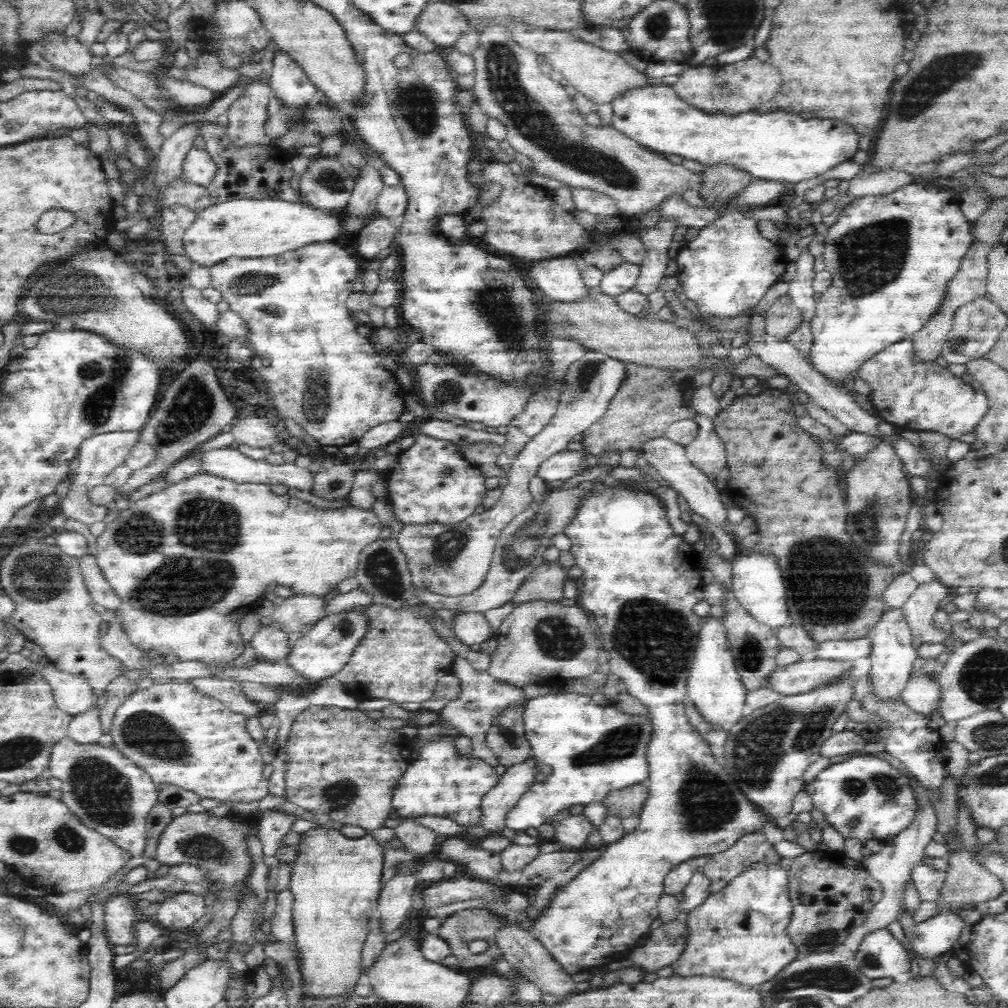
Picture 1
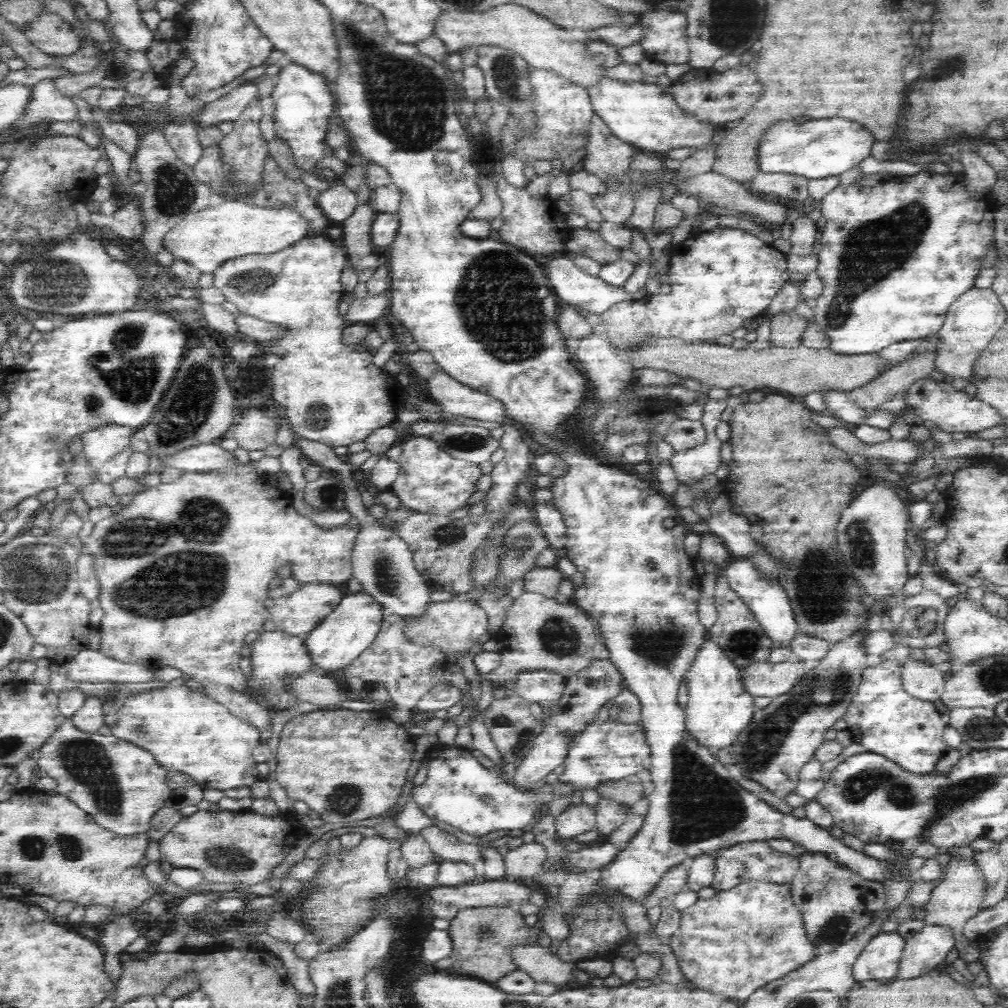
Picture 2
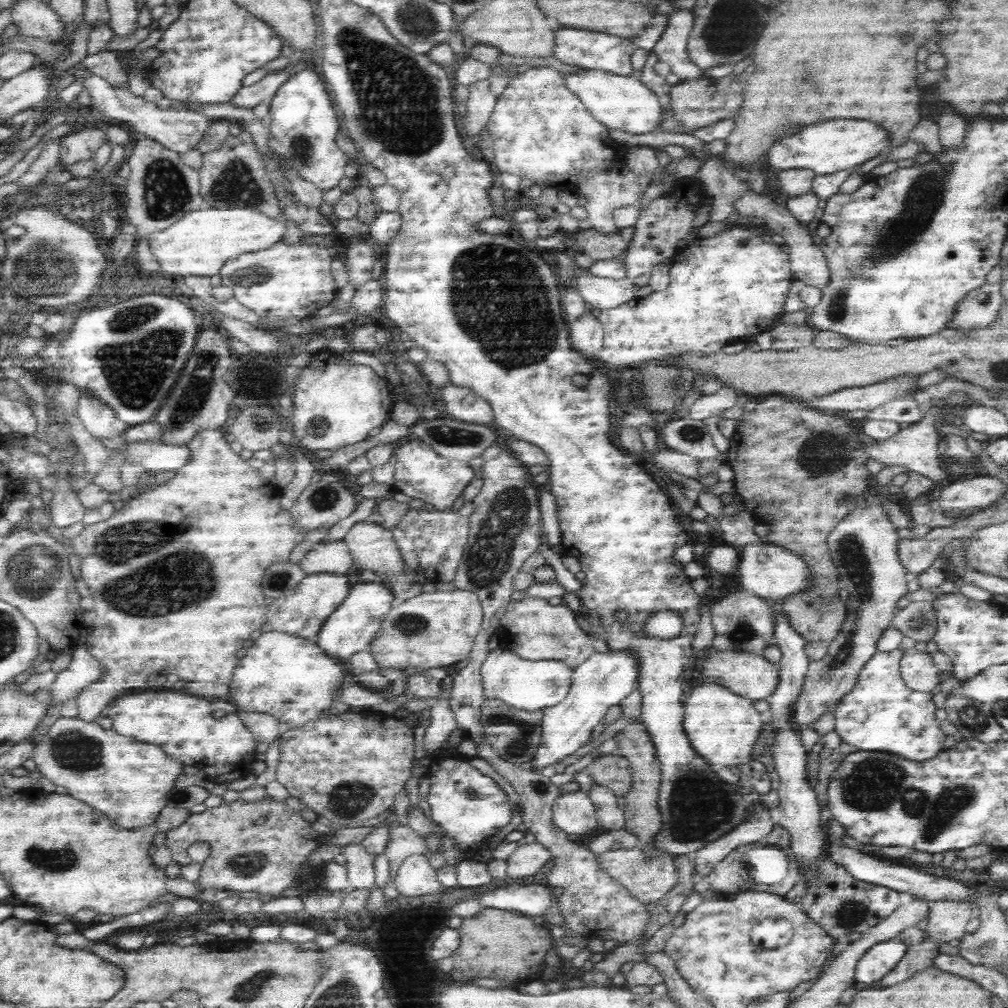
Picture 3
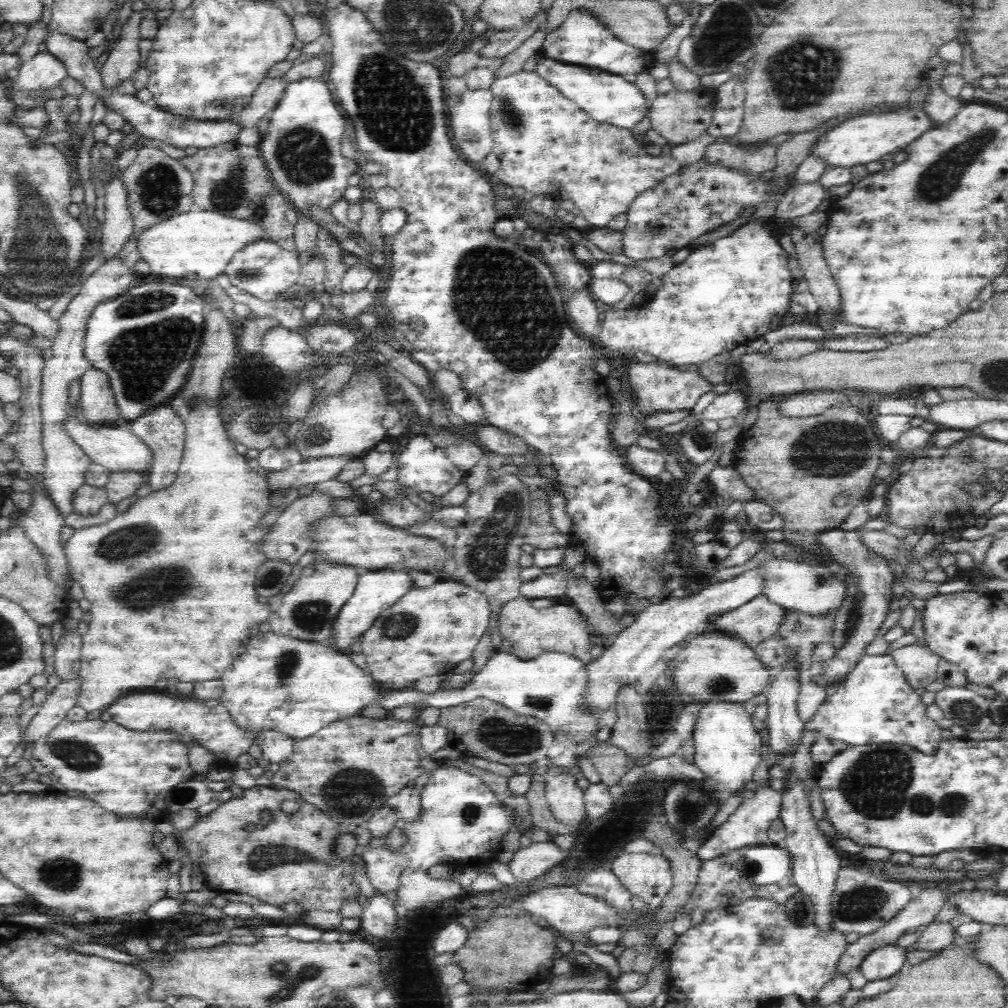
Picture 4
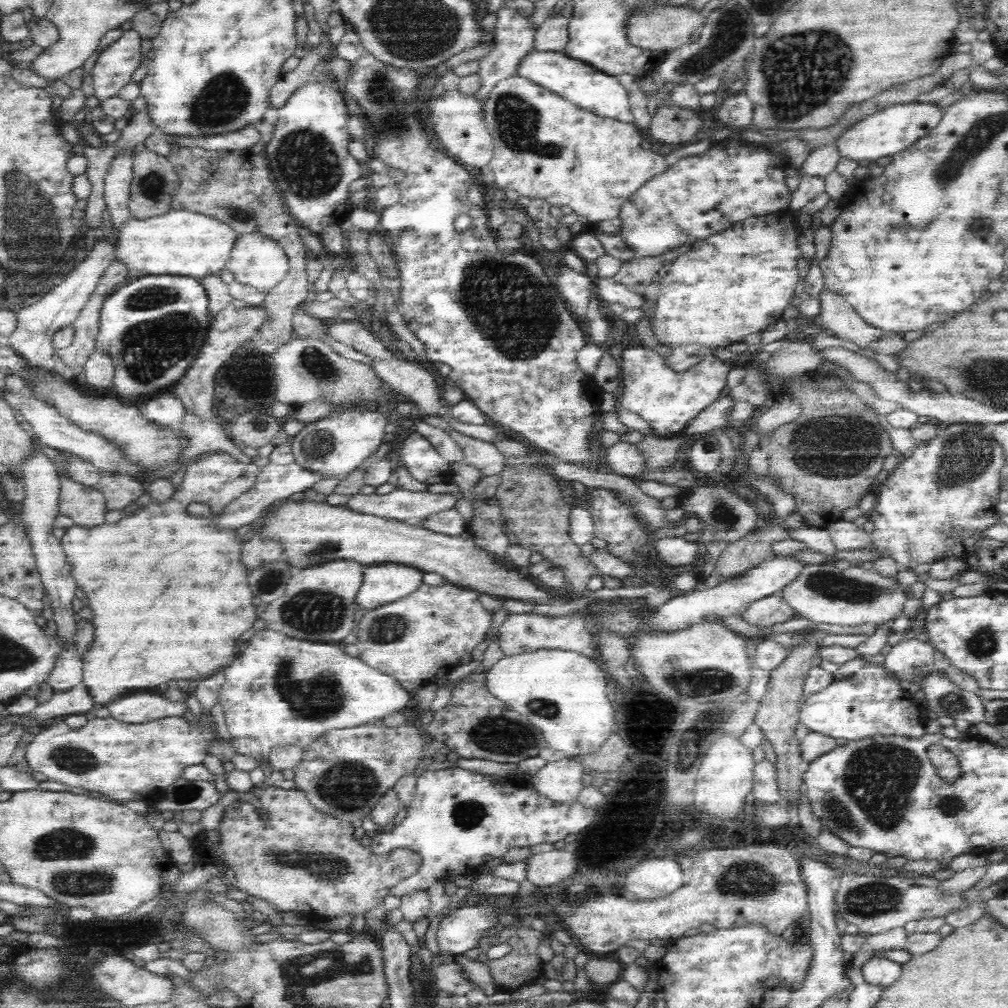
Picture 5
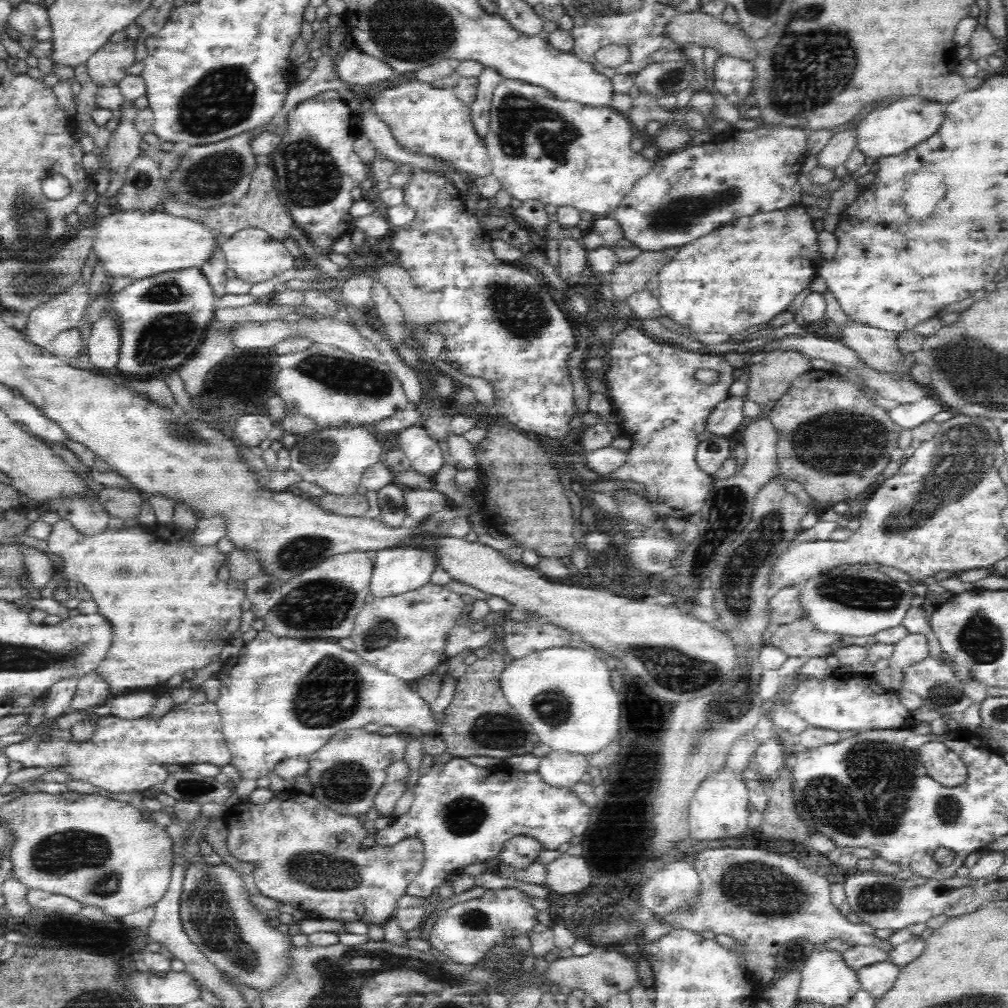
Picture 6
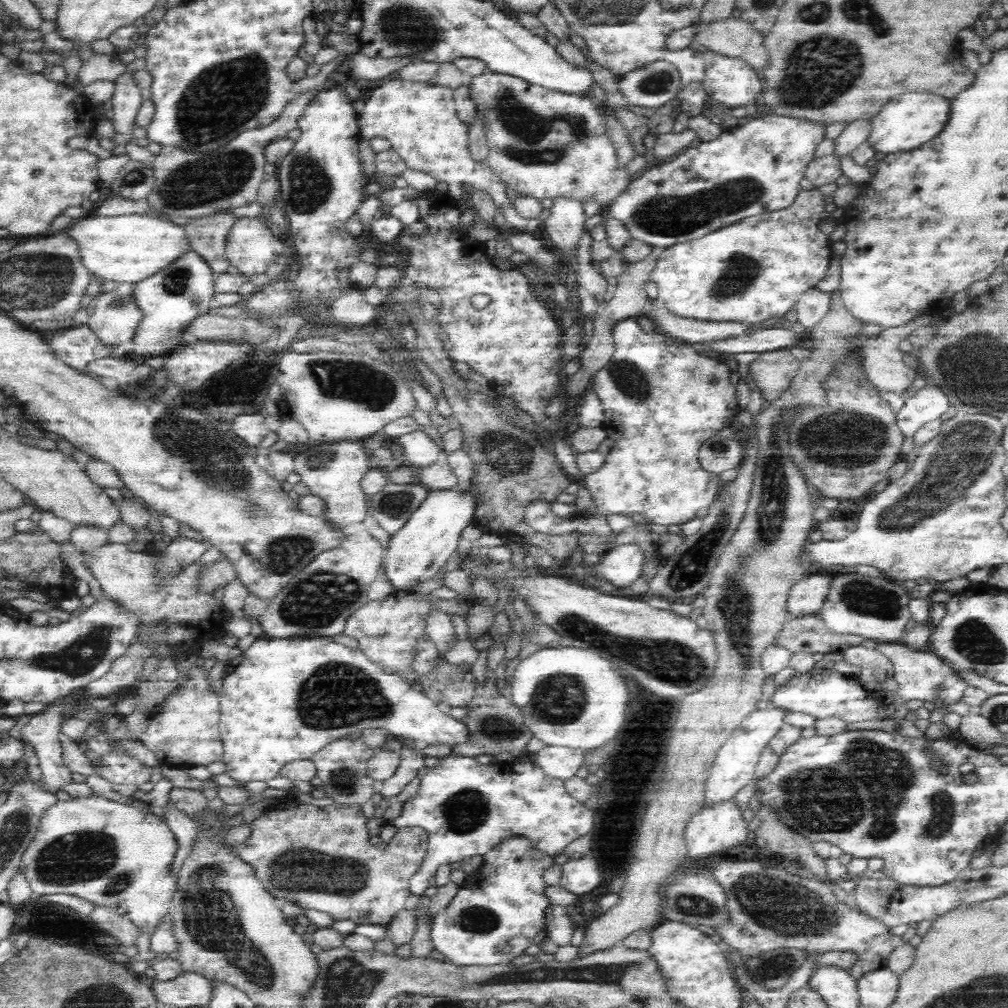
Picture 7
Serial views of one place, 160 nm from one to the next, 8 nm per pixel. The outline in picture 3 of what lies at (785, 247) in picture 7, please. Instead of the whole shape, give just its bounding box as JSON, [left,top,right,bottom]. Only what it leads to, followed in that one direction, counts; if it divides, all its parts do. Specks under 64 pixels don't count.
[597,227,792,366]

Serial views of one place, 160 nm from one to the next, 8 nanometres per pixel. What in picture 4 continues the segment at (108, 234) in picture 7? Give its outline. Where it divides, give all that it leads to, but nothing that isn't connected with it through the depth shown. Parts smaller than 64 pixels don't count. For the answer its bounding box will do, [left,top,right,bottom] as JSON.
[138,207,268,282]

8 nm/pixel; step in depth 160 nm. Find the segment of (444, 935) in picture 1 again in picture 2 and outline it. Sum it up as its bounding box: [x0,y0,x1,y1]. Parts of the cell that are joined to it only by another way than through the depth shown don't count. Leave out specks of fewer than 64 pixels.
[448,906,538,982]

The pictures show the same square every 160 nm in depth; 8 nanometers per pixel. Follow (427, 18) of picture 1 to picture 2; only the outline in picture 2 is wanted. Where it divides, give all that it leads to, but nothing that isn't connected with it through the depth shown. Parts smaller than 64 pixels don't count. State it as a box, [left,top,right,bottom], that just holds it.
[434,4,608,91]

